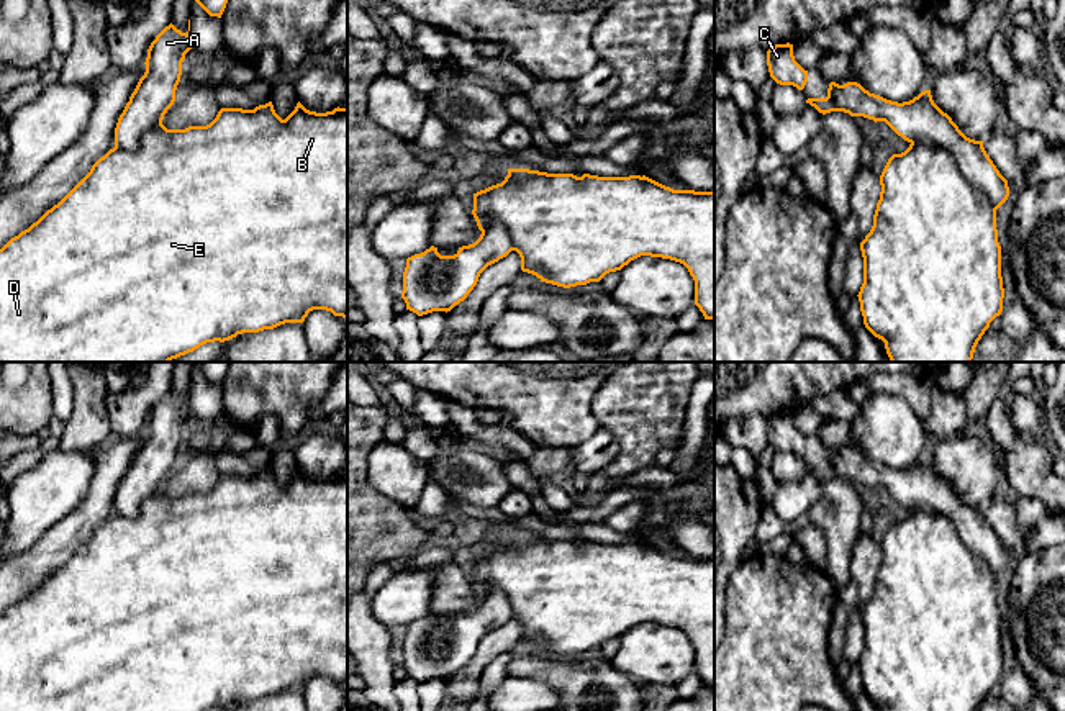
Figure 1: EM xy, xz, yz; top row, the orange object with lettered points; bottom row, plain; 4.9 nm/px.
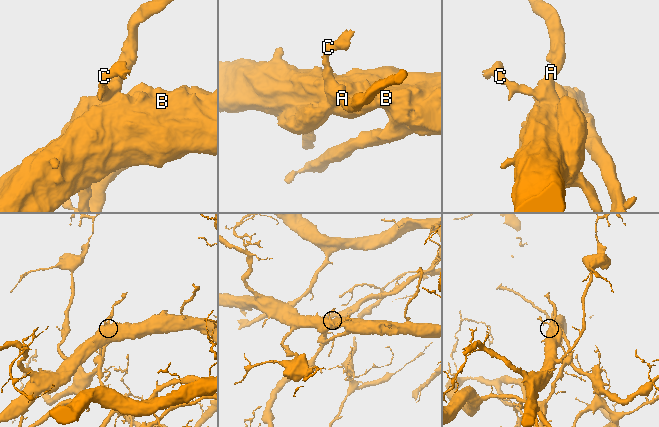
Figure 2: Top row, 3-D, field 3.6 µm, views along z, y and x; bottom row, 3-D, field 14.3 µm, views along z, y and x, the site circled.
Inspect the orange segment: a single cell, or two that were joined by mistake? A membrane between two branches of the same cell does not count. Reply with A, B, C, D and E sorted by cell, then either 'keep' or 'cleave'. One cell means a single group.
groups A C / B D E; cleave

